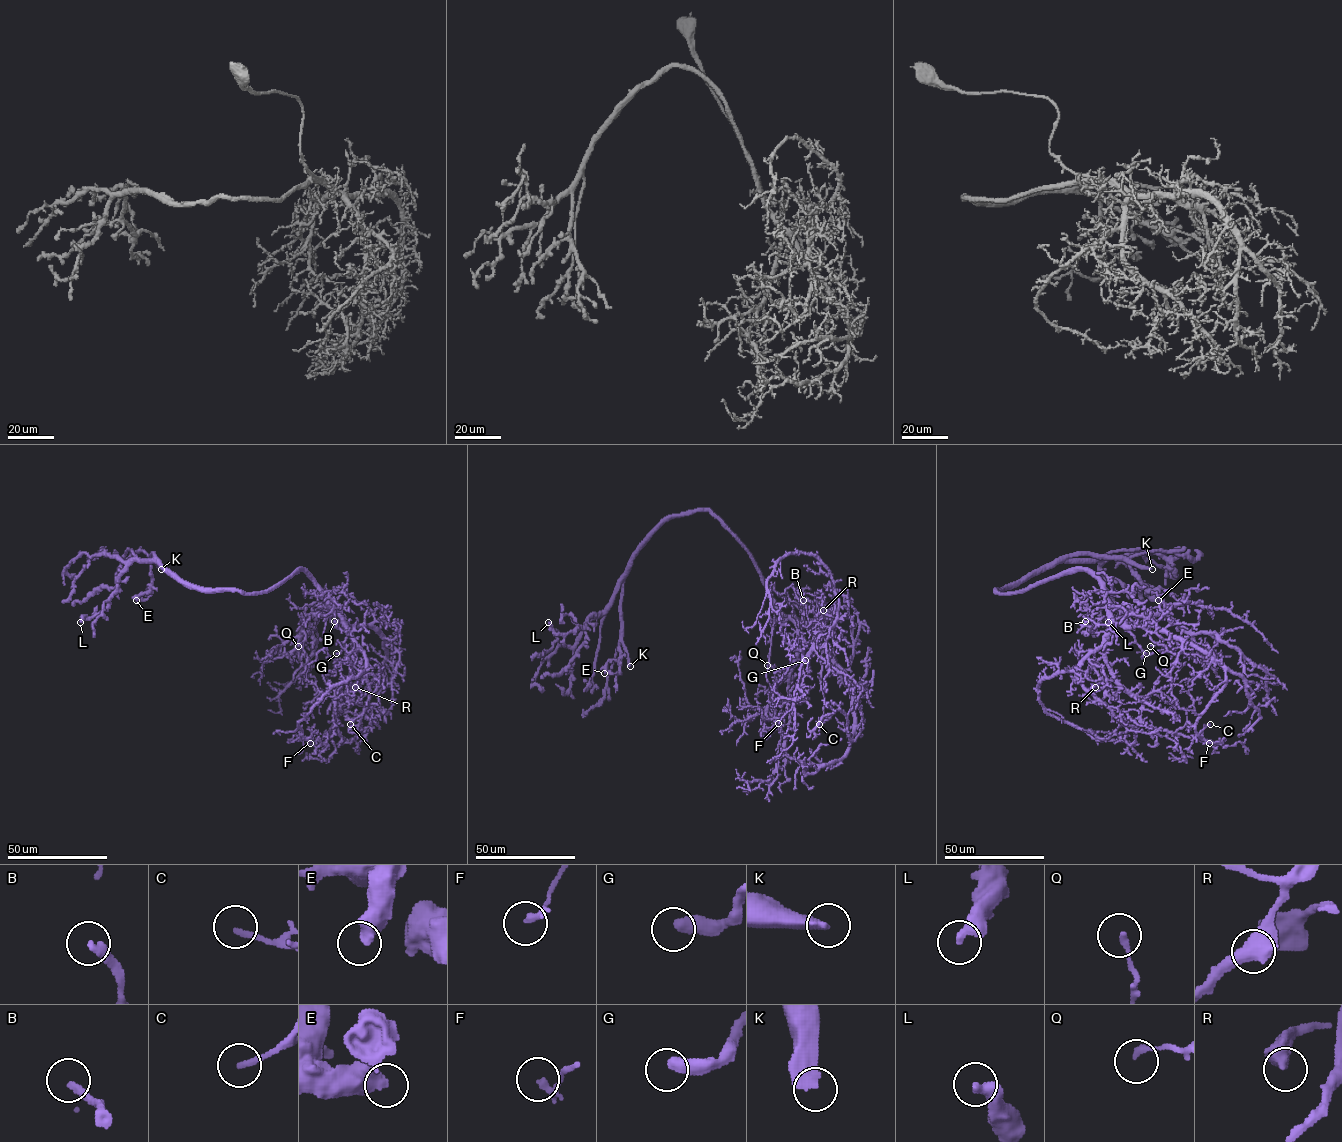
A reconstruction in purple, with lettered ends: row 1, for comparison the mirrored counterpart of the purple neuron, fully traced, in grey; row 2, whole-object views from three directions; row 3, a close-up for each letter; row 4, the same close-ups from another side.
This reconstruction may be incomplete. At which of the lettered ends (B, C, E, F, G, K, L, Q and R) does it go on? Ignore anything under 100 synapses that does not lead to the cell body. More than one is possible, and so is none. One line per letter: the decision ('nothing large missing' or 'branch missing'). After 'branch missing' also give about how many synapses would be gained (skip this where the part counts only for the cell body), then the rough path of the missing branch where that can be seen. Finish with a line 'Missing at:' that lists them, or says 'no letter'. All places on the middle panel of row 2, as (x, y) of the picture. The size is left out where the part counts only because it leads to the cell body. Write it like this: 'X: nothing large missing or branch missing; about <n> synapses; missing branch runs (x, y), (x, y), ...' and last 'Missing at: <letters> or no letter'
B: nothing large missing
C: nothing large missing
E: nothing large missing
F: nothing large missing
G: nothing large missing
K: branch missing; about 350 synapses
L: nothing large missing
Q: nothing large missing
R: nothing large missing
Missing at: K

